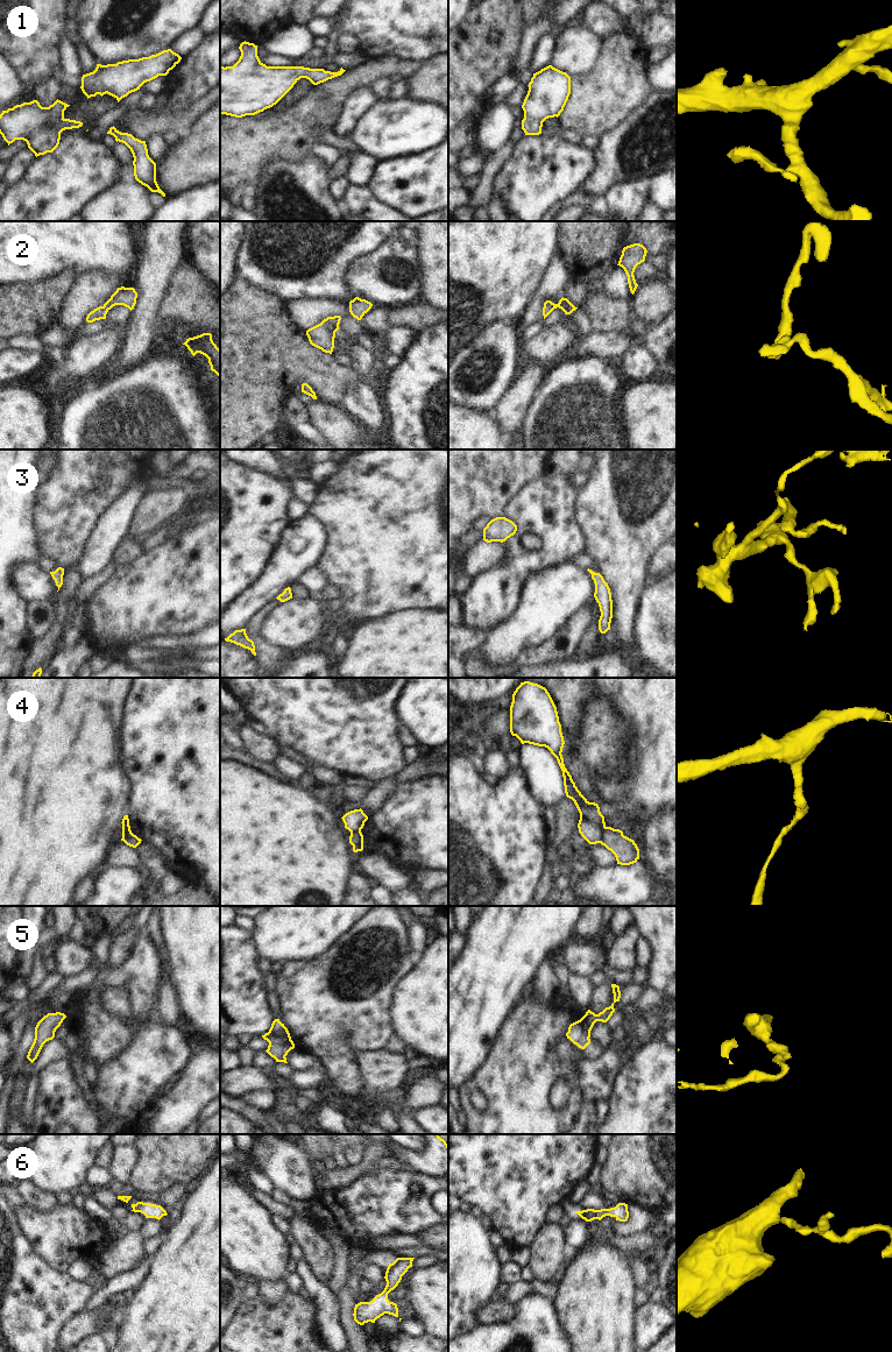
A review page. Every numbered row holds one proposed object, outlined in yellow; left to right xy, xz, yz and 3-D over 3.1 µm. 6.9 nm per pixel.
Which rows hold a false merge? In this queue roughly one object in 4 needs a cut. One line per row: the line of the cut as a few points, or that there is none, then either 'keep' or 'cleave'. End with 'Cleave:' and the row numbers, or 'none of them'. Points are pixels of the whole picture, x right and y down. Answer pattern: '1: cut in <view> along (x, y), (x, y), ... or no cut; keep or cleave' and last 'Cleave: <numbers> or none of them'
1: no cut; keep
2: no cut; keep
3: no cut; keep
4: cut in yz along (606, 827), (600, 842); cleave
5: no cut; keep
6: no cut; keep
Cleave: 4

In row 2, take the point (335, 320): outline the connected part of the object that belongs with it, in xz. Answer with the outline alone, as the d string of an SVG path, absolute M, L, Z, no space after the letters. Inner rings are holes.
M327 317L320 324L309 328L306 335L312 346L332 354L335 332L339 330L341 317Z

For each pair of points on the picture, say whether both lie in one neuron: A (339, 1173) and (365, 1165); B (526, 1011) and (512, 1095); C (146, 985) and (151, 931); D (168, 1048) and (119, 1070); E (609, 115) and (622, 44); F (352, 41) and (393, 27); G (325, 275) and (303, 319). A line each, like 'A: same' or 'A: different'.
A: same
B: same
C: different
D: same
E: same
F: different
G: different

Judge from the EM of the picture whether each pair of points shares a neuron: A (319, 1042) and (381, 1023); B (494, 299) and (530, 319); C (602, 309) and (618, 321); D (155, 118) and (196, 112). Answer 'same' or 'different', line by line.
A: same
B: different
C: same
D: same

